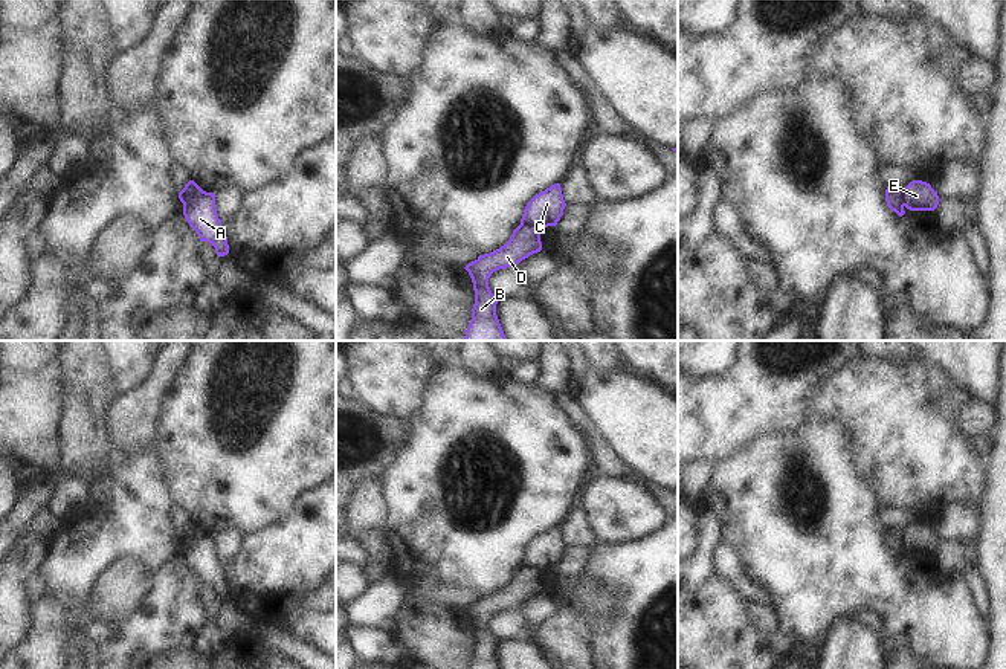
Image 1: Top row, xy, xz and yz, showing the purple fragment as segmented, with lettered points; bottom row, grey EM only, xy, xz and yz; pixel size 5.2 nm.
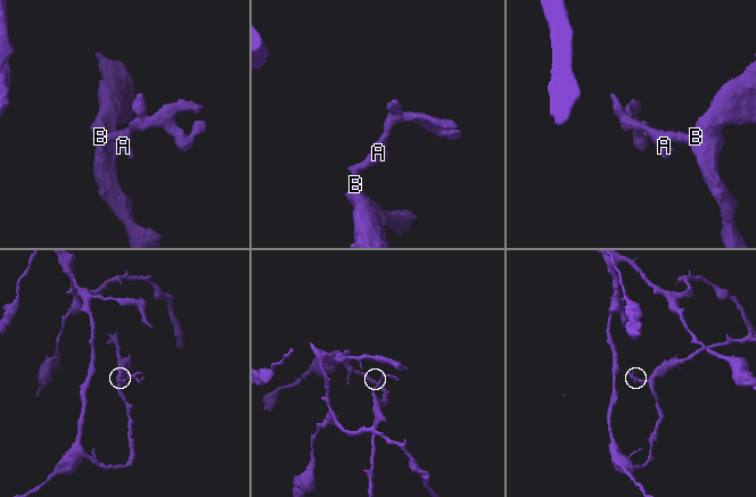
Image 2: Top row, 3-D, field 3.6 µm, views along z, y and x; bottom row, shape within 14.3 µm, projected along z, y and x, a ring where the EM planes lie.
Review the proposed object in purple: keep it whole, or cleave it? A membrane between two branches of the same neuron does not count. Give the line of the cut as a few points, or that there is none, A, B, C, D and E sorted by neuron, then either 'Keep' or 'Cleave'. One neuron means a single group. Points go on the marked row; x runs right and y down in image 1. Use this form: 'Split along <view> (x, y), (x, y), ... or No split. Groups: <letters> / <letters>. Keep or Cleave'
Split along xz (521, 222), (538, 228). Groups: A C / B D E. Cleave

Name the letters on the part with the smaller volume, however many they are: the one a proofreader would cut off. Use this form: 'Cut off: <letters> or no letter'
Cut off: A, C

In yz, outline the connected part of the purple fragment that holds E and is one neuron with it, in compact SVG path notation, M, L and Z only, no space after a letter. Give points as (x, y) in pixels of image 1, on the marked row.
M913 180L904 188L902 202L910 211L934 211L939 205L939 196L930 183Z

